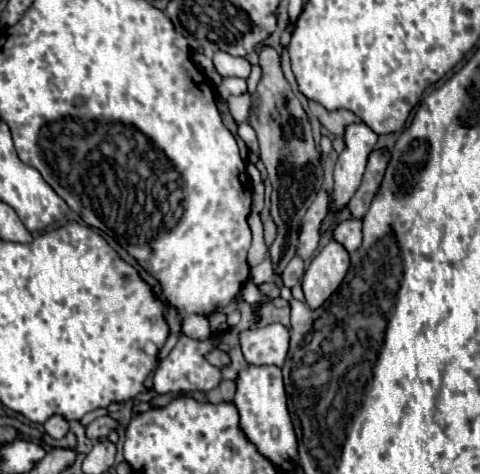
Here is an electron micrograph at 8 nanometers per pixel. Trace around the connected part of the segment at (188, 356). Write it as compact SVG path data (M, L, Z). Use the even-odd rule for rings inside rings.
M209 335L209 339L189 339L189 337L181 337L179 343L171 349L171 353L159 361L155 375L153 375L153 389L159 395L165 393L193 393L193 391L211 391L213 387L217 387L217 383L221 383L221 369L213 367L205 355L209 351L213 351L215 347L215 339L213 335Z

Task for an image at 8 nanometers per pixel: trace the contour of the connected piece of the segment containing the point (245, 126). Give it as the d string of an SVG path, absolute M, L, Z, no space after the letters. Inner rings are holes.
M244 122L238 125L238 134L251 149L251 161L257 163L257 136L255 131L248 122Z

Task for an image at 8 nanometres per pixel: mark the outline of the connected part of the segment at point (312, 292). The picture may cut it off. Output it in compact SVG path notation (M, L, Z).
M331 239L311 261L303 277L303 291L311 309L321 307L341 285L349 269L349 253L341 243Z

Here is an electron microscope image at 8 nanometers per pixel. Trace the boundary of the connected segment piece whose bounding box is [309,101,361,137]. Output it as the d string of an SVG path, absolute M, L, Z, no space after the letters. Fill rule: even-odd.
M309 103L311 107L311 113L321 121L323 127L327 127L333 135L337 137L343 137L343 131L347 125L351 123L361 123L361 119L357 115L353 115L351 111L345 111L345 109L337 109L337 111L327 111L325 107L321 107L319 103Z

